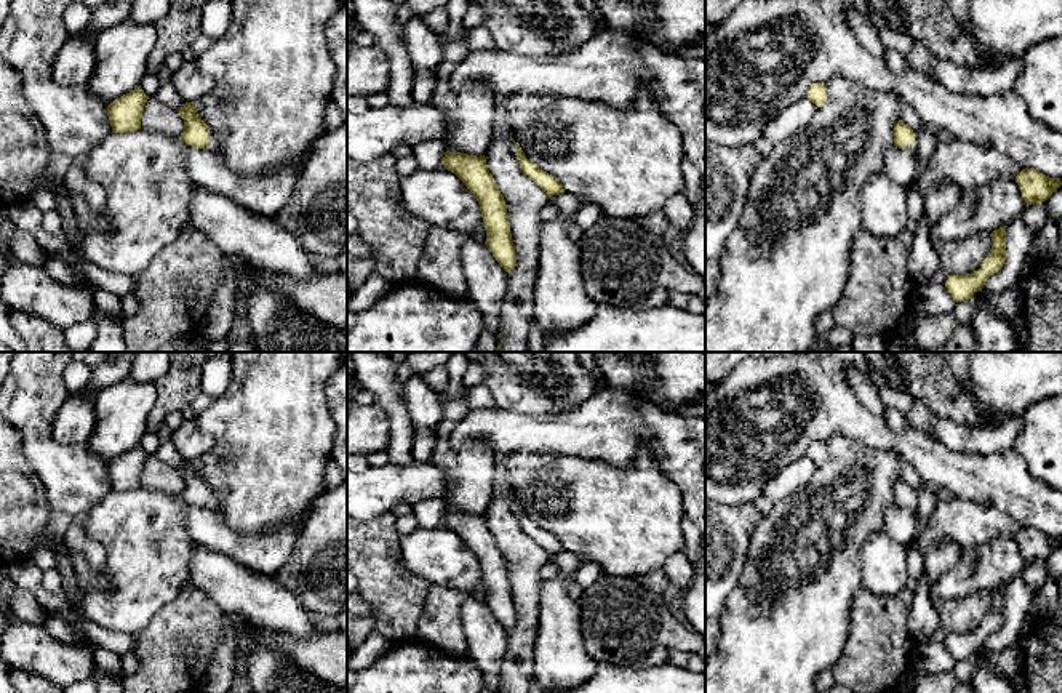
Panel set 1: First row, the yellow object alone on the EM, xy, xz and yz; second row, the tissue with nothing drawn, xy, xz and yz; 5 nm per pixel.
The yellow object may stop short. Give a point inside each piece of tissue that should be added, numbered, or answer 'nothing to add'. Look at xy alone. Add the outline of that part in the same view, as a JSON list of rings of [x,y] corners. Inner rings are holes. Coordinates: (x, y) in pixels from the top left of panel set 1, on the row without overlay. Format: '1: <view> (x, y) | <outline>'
1: xy (213, 504) | [[[208,488],[208,504],[206,504],[206,509],[210,509],[210,511],[213,511],[216,514],[221,512],[219,498],[218,498],[218,495],[211,488]]]

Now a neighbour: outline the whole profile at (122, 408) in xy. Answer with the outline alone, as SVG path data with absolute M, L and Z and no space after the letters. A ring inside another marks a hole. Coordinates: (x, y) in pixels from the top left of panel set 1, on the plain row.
M126 376L125 379L101 389L93 397L96 426L85 445L107 464L120 455L138 447L144 432L147 431L147 416L154 407L155 399L155 383L139 383L131 376Z

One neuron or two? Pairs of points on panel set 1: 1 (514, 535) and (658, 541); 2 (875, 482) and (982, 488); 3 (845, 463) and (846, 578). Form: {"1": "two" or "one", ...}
{"1": "two", "2": "two", "3": "one"}

